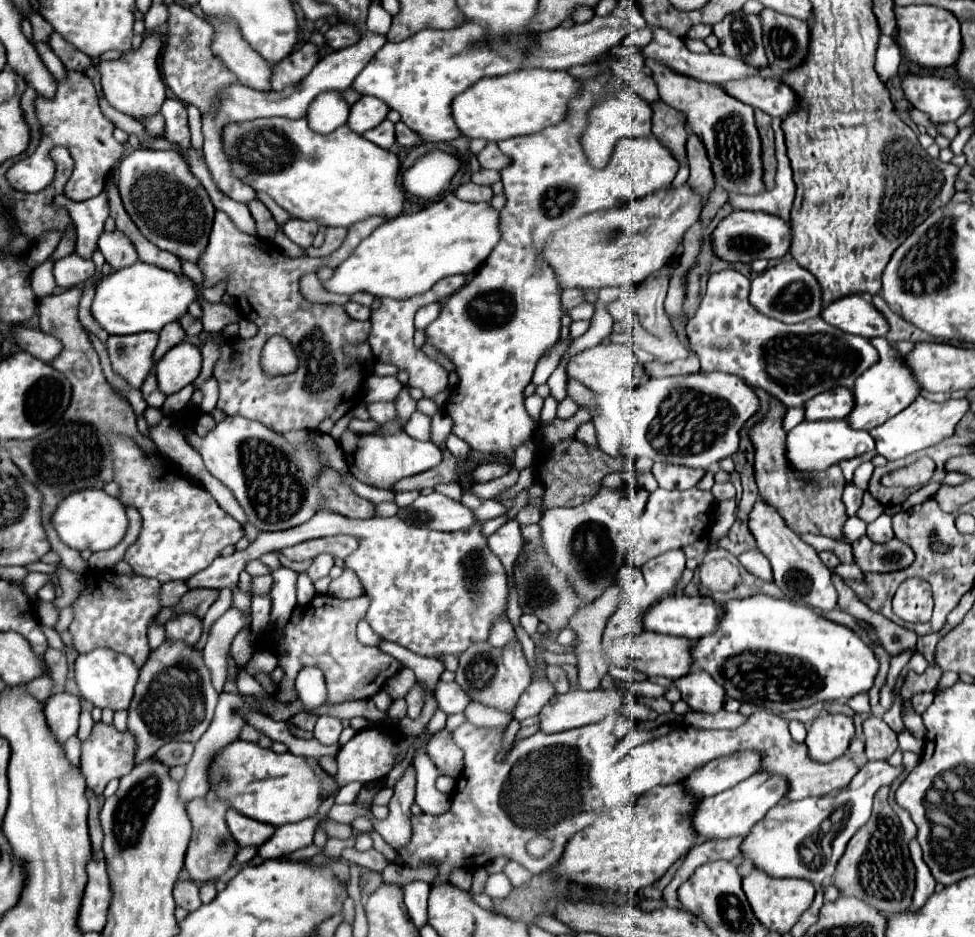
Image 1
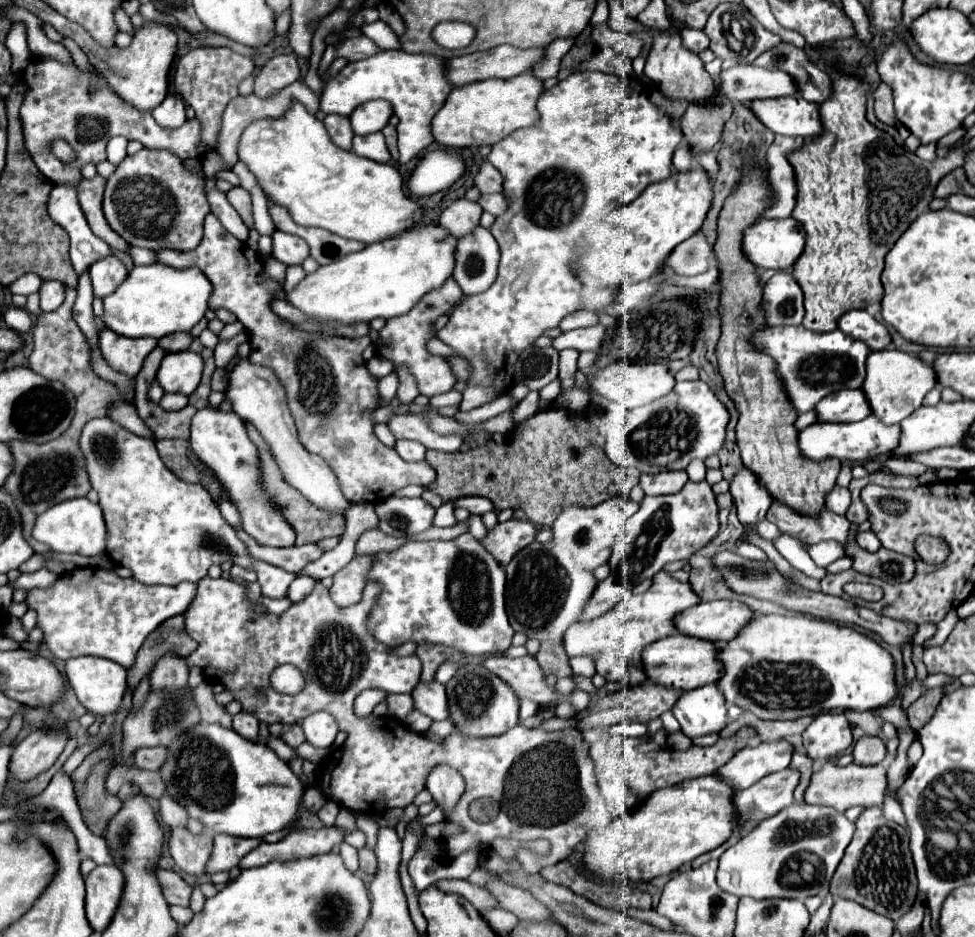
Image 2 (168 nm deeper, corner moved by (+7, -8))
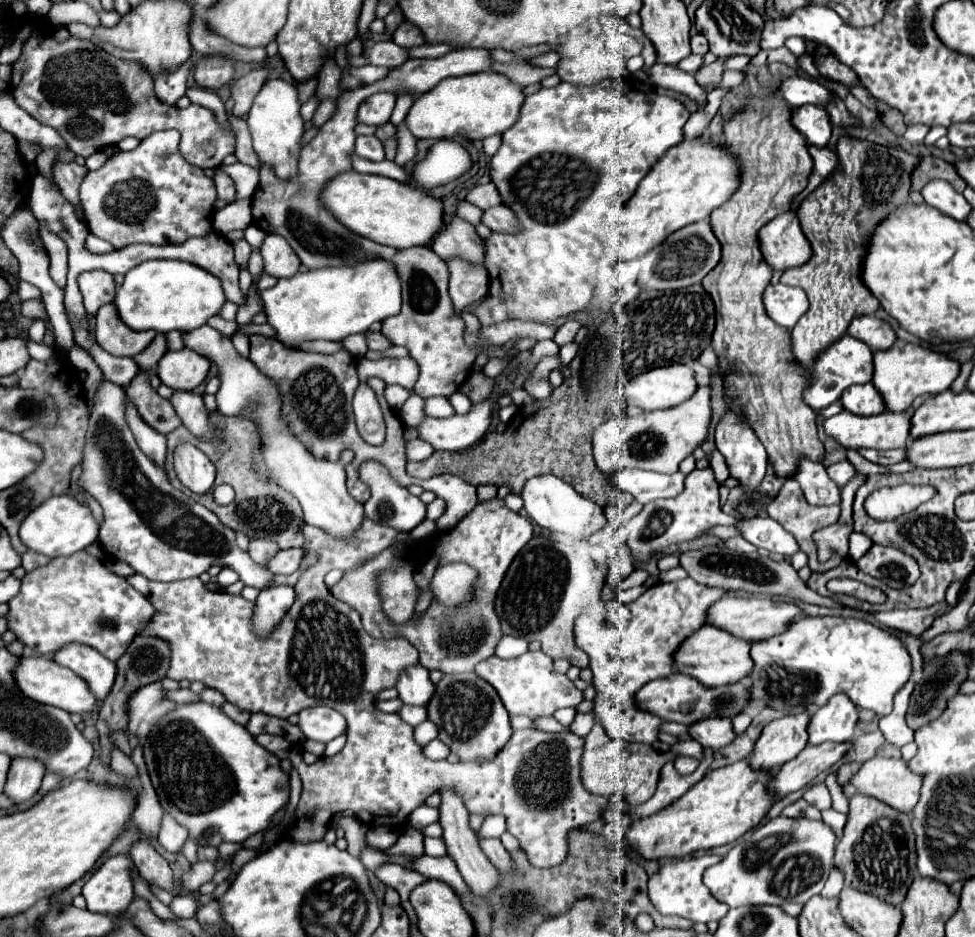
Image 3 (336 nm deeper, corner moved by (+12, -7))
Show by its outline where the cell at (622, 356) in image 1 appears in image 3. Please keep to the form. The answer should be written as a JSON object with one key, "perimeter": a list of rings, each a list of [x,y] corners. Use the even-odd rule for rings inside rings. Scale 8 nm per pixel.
{"perimeter":[[[677,363],[645,371],[629,379],[621,387],[627,405],[641,407],[643,411],[679,405],[681,401],[691,397],[693,391],[695,391],[693,369],[689,365]]]}

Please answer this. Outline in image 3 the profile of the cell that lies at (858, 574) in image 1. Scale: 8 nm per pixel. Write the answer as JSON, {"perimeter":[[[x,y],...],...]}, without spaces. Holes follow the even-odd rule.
{"perimeter":[[[745,519],[737,525],[741,535],[753,543],[757,549],[767,549],[769,553],[781,553],[785,557],[793,557],[799,551],[799,545],[791,533],[781,529],[777,521],[765,519]]]}

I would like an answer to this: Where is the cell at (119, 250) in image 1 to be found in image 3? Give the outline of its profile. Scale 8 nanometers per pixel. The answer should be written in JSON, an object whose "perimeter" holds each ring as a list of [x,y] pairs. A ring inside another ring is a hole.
{"perimeter":[[[103,269],[85,271],[77,277],[77,281],[83,293],[85,309],[91,315],[95,315],[101,305],[107,305],[115,299],[115,279],[111,273],[105,273]]]}

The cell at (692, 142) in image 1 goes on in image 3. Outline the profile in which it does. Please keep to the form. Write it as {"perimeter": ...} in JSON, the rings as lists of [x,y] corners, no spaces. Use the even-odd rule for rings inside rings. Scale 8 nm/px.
{"perimeter":[[[718,59],[711,65],[703,65],[697,73],[695,73],[695,79],[697,83],[705,89],[705,91],[713,91],[719,87],[721,83],[721,75],[723,75],[723,62],[725,59]]]}

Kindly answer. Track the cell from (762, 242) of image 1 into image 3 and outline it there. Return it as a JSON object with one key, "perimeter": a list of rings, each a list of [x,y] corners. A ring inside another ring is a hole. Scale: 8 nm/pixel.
{"perimeter":[[[795,211],[777,215],[763,225],[759,231],[759,247],[771,269],[779,271],[803,265],[811,257],[811,243],[801,231]]]}

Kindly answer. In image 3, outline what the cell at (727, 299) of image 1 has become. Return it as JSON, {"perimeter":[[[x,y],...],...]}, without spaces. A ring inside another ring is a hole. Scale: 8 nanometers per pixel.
{"perimeter":[[[845,333],[835,343],[831,343],[827,349],[823,349],[811,361],[811,367],[803,365],[803,373],[809,379],[809,385],[805,387],[805,393],[803,393],[803,401],[813,411],[819,411],[819,409],[835,403],[849,385],[869,383],[871,377],[873,377],[871,357],[873,357],[873,351],[869,349],[869,345],[865,345],[863,341],[859,341],[859,339],[855,339],[855,337],[851,337],[851,335]]]}

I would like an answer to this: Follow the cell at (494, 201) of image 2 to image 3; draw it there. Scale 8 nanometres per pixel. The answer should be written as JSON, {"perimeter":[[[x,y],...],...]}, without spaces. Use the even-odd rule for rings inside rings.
{"perimeter":[[[495,205],[483,211],[481,221],[491,229],[491,231],[505,231],[505,233],[515,233],[519,223],[515,213],[507,205]]]}

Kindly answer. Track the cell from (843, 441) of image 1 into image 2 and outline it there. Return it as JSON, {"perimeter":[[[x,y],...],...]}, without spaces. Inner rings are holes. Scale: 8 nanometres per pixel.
{"perimeter":[[[868,416],[860,422],[816,422],[798,436],[798,446],[806,458],[838,458],[844,462],[864,462],[880,456],[888,456],[898,448],[900,424],[884,424],[876,416]]]}

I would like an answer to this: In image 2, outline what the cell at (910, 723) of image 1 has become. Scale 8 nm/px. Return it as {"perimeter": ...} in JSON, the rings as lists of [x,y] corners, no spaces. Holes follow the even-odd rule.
{"perimeter":[[[724,550],[724,552],[718,552],[712,556],[712,566],[714,570],[720,574],[720,580],[736,594],[744,594],[744,596],[754,596],[754,598],[762,598],[762,600],[770,600],[774,604],[780,604],[788,610],[796,610],[796,612],[804,612],[804,614],[812,614],[816,618],[824,618],[824,620],[834,620],[834,622],[852,622],[864,630],[870,630],[870,632],[876,632],[882,636],[884,642],[888,644],[894,644],[894,646],[900,646],[902,654],[904,654],[904,664],[906,664],[906,678],[908,682],[916,676],[914,674],[914,664],[910,660],[910,642],[912,642],[912,636],[916,634],[916,624],[912,622],[900,622],[900,620],[892,620],[888,616],[880,616],[876,614],[874,610],[866,608],[866,606],[860,606],[852,600],[846,600],[846,598],[838,598],[838,596],[830,596],[830,594],[822,594],[822,592],[812,592],[812,590],[806,590],[806,588],[800,588],[796,584],[788,584],[788,580],[776,570],[776,566],[766,560],[766,562],[754,562],[754,560],[748,560],[748,558],[742,558],[738,556],[734,550]]]}

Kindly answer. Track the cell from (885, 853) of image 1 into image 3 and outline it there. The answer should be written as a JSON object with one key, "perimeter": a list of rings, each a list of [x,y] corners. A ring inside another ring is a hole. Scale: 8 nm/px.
{"perimeter":[[[851,797],[847,825],[835,849],[835,867],[845,873],[845,887],[867,891],[869,895],[897,907],[907,897],[909,885],[915,879],[915,863],[915,835],[909,815],[895,811],[871,797]]]}

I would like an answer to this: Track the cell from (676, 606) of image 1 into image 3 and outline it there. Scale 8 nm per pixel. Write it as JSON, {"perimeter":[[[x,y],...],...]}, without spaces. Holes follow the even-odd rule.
{"perimeter":[[[723,597],[713,607],[709,607],[707,623],[717,625],[717,629],[729,629],[733,637],[741,637],[747,641],[759,641],[759,639],[767,639],[767,637],[781,633],[799,613],[801,611],[795,605],[775,601],[771,597],[749,597],[749,599]]]}

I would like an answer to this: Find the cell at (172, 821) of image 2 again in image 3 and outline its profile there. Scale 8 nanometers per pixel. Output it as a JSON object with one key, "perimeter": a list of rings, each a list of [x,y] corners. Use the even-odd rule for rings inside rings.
{"perimeter":[[[167,813],[161,819],[161,831],[159,831],[159,843],[171,851],[171,853],[179,853],[185,839],[189,833],[185,833],[183,825],[177,825],[177,821],[173,821],[173,817],[169,817]]]}

